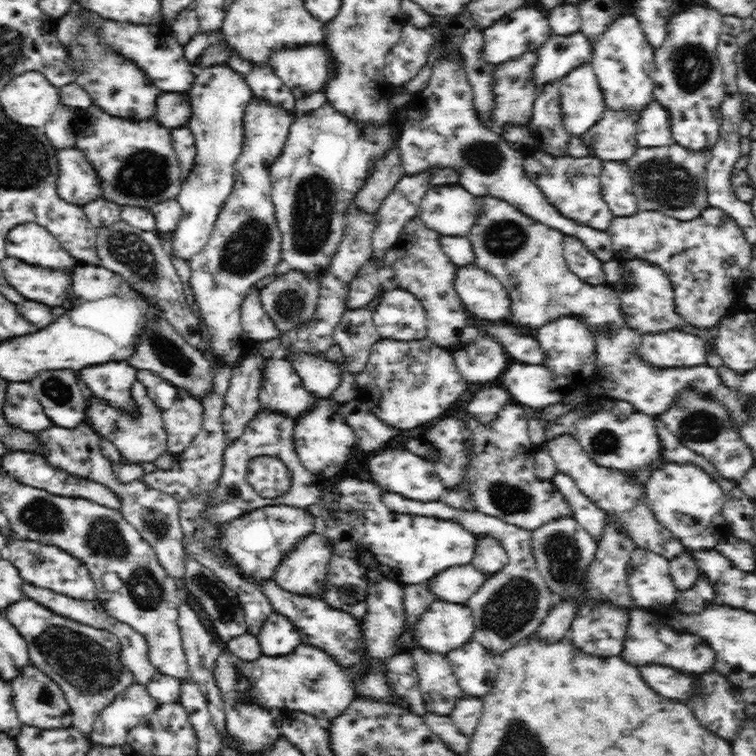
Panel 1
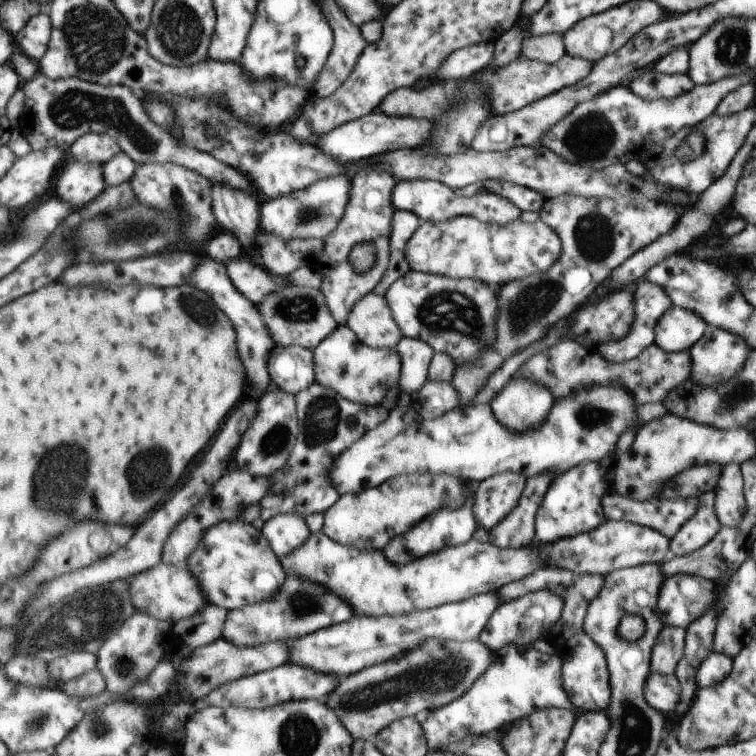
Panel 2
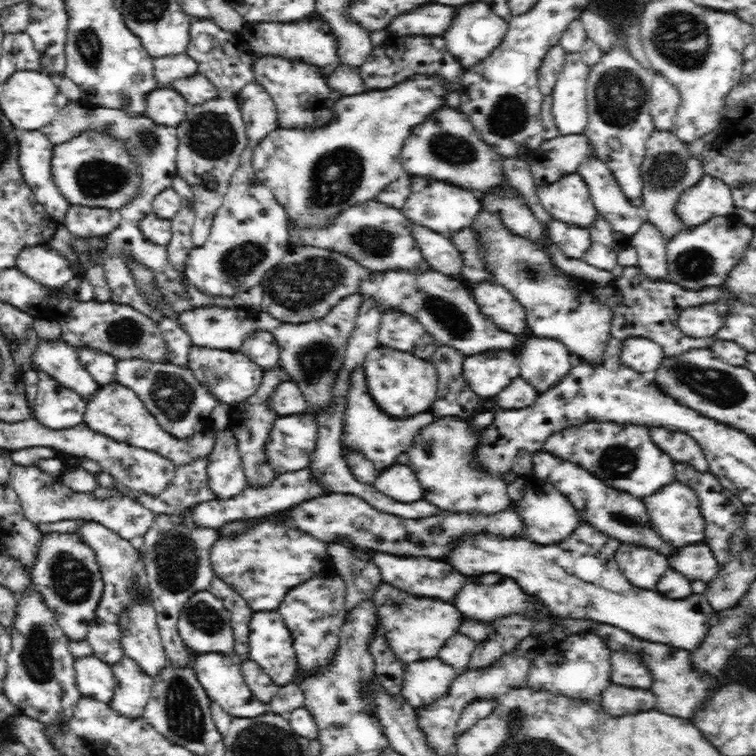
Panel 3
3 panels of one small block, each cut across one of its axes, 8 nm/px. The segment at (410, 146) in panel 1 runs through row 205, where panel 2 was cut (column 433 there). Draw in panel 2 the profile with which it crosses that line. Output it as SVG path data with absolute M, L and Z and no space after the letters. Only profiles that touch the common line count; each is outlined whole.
M470 492L470 502L458 510L450 509L434 512L422 524L414 527L414 532L406 532L406 536L398 536L398 540L390 540L388 546L382 549L389 560L394 564L410 564L414 560L424 559L425 556L433 555L434 552L445 551L446 548L460 546L469 543L478 528L476 513L474 512L475 492Z

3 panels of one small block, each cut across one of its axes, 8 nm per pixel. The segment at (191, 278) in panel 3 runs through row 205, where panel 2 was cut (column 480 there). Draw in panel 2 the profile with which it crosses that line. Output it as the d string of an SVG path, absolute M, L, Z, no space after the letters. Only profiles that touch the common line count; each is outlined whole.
M454 216L442 222L421 223L414 232L414 240L410 240L410 264L414 264L414 271L450 276L460 280L481 280L484 284L489 284L490 288L498 290L506 283L526 278L534 272L545 272L557 262L563 249L558 232L540 219L531 223L518 219L506 226L499 226L480 222L474 216Z

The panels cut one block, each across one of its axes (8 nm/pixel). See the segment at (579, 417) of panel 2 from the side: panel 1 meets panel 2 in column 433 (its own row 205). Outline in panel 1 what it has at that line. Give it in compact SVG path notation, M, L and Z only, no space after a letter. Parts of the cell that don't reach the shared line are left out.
M436 186L426 192L426 196L422 198L420 204L420 212L416 218L420 218L424 224L428 224L428 228L444 234L444 236L466 236L472 228L472 222L476 220L474 214L474 196L464 190L462 186Z

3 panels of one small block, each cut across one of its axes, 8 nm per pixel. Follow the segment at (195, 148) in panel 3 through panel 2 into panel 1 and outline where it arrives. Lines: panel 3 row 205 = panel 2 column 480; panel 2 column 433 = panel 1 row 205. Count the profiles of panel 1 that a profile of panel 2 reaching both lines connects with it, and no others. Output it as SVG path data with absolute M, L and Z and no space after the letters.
M228 64L208 65L195 71L196 78L188 90L191 111L186 126L194 135L195 167L183 179L177 196L183 215L171 236L171 252L189 261L198 254L212 234L217 216L235 183L235 162L243 147L243 118L251 103L252 89L236 69Z

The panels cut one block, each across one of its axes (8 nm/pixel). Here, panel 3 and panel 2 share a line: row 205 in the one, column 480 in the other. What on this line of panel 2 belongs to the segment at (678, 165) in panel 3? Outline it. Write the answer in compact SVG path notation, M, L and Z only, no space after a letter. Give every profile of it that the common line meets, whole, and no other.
M433 638L411 648L392 660L364 668L356 674L340 678L336 690L326 696L328 705L344 722L354 739L372 740L382 728L404 717L421 717L433 708L442 708L464 696L473 684L492 666L493 653L478 641L460 642Z

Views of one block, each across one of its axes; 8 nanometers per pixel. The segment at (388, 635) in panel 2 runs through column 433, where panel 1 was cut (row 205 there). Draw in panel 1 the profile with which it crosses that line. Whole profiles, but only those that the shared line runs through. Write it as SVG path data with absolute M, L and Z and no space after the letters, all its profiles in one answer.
M603 161L602 196L615 217L630 216L639 211L633 185L632 173L625 161Z

